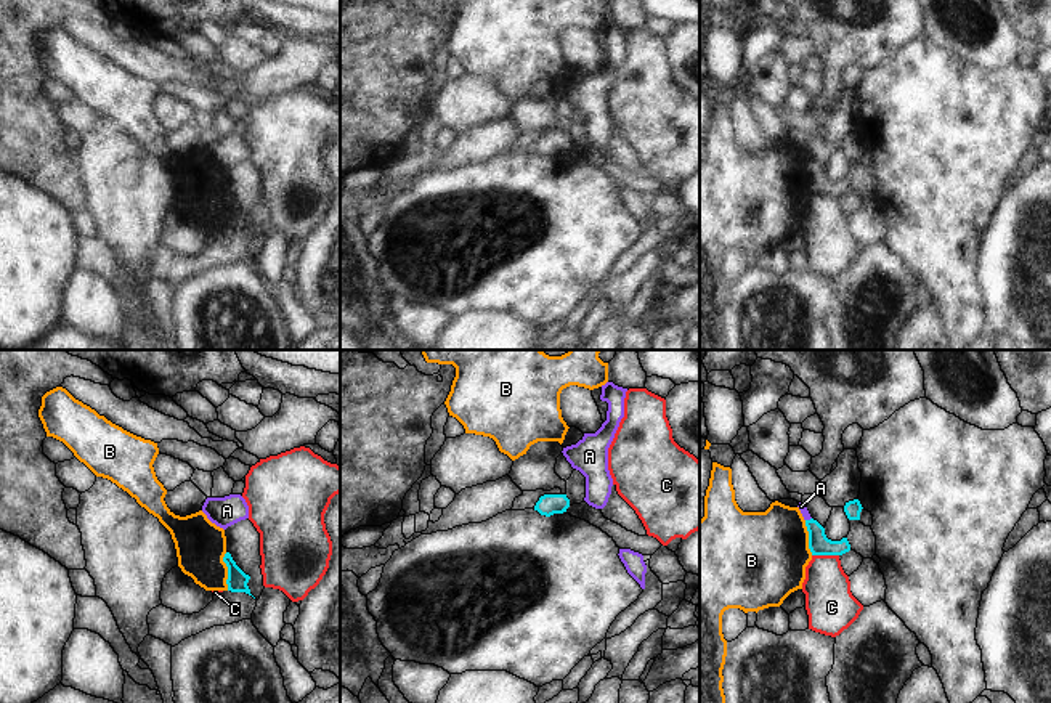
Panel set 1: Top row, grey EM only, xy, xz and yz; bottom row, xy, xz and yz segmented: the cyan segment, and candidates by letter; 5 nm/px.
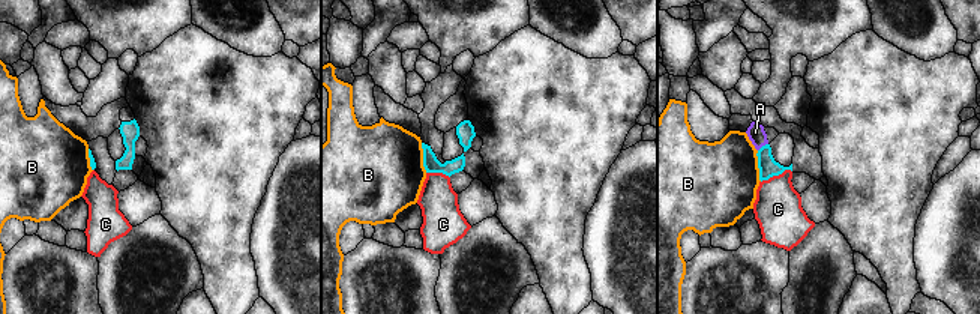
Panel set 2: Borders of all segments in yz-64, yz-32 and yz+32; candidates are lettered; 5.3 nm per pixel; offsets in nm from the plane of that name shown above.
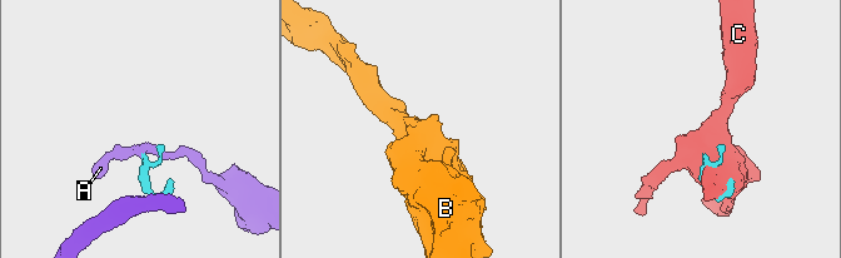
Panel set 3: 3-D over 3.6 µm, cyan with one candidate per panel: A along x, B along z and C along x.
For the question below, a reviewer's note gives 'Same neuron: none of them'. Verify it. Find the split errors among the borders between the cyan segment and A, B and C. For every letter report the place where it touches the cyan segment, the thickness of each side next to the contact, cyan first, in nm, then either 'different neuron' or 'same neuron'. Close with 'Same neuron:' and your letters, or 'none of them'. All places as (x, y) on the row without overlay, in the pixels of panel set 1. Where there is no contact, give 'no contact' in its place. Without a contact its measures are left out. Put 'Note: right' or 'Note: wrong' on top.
Note: right
A: meets cyan in yz at (807, 161); 110 nm thick on the cyan side, 40 nm on the other; different neuron
B: meets cyan in xy at (228, 212); 100 nm thick on the cyan side, 260 nm on the other; different neuron
C: meets cyan in yz at (825, 195); 110 nm thick on the cyan side, 240 nm on the other; different neuron
Same neuron: none of them

